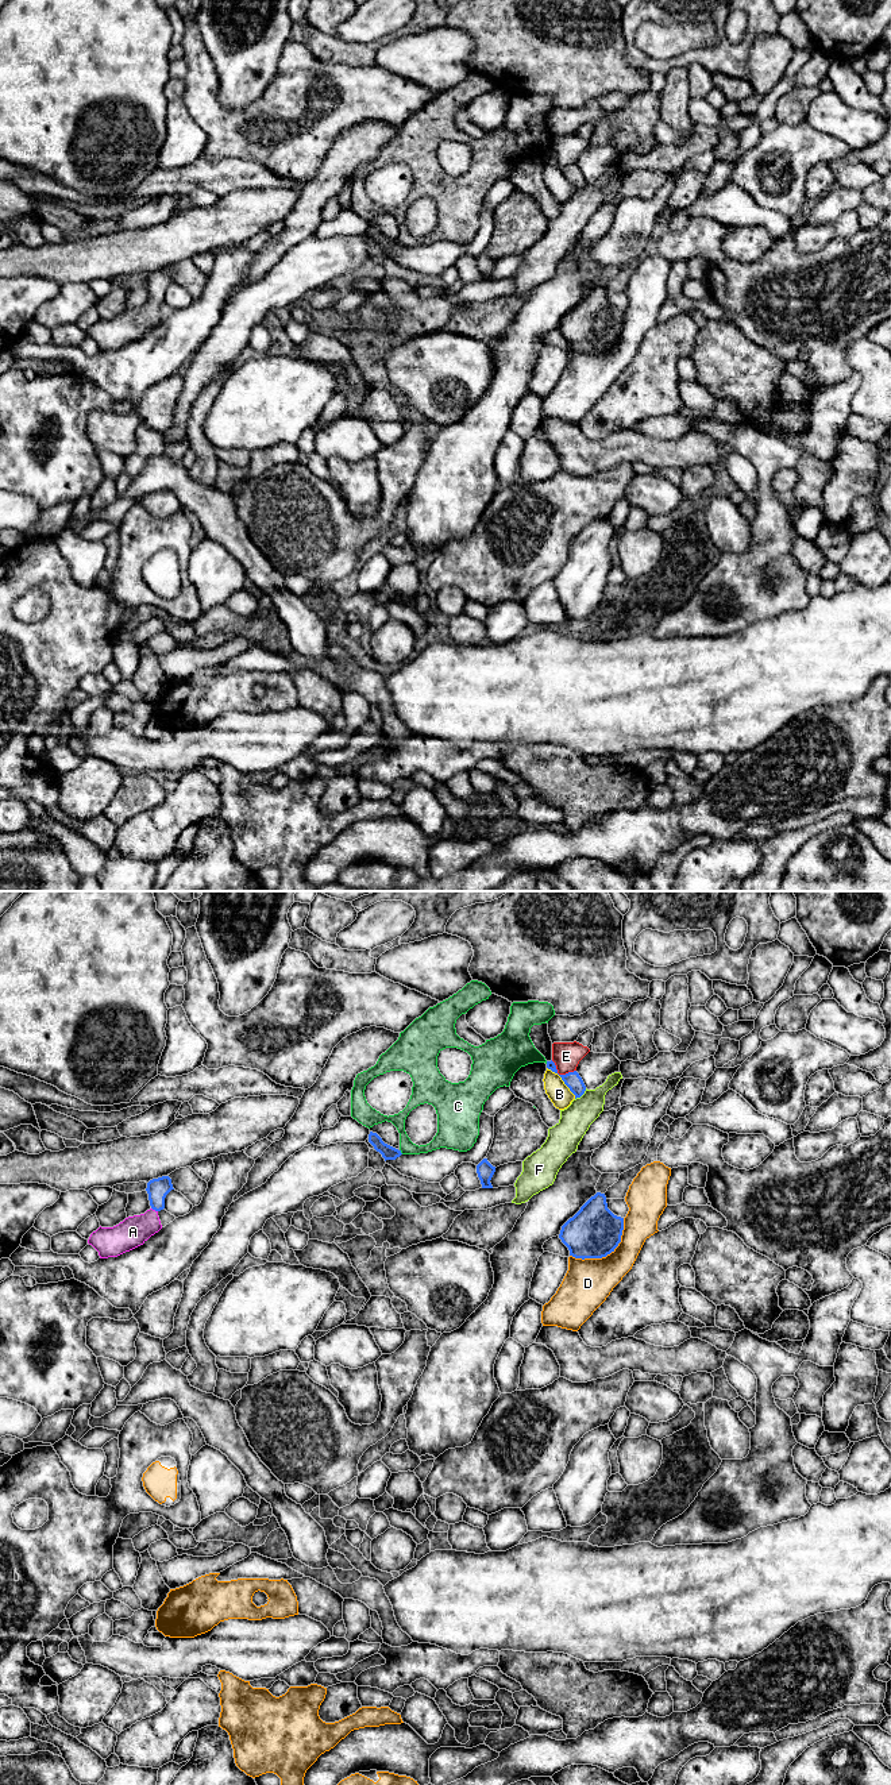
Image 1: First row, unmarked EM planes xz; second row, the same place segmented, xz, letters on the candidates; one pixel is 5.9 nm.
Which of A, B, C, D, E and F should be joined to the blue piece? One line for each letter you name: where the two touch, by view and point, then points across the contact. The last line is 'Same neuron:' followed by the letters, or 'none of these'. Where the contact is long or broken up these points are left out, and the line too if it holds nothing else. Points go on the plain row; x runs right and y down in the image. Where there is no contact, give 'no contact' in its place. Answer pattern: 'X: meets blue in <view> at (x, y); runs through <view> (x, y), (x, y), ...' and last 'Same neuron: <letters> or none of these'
A: meets blue in xz at (154, 301); runs through xz (157, 281), (154, 301), (132, 324)
Same neuron: A

